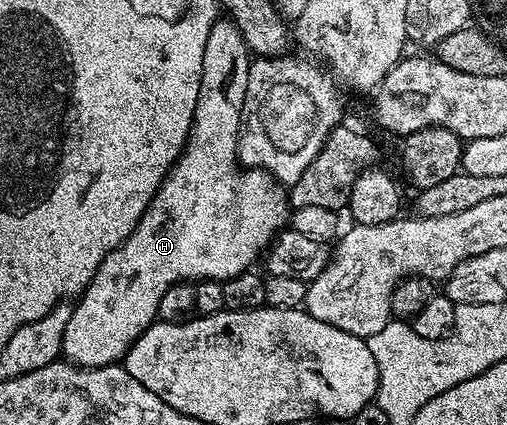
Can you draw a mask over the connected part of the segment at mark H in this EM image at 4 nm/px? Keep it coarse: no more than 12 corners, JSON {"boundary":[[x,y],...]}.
{"boundary":[[231,18],[192,134],[75,300],[63,358],[119,364],[175,283],[253,270],[289,222],[241,164],[253,56]]}

